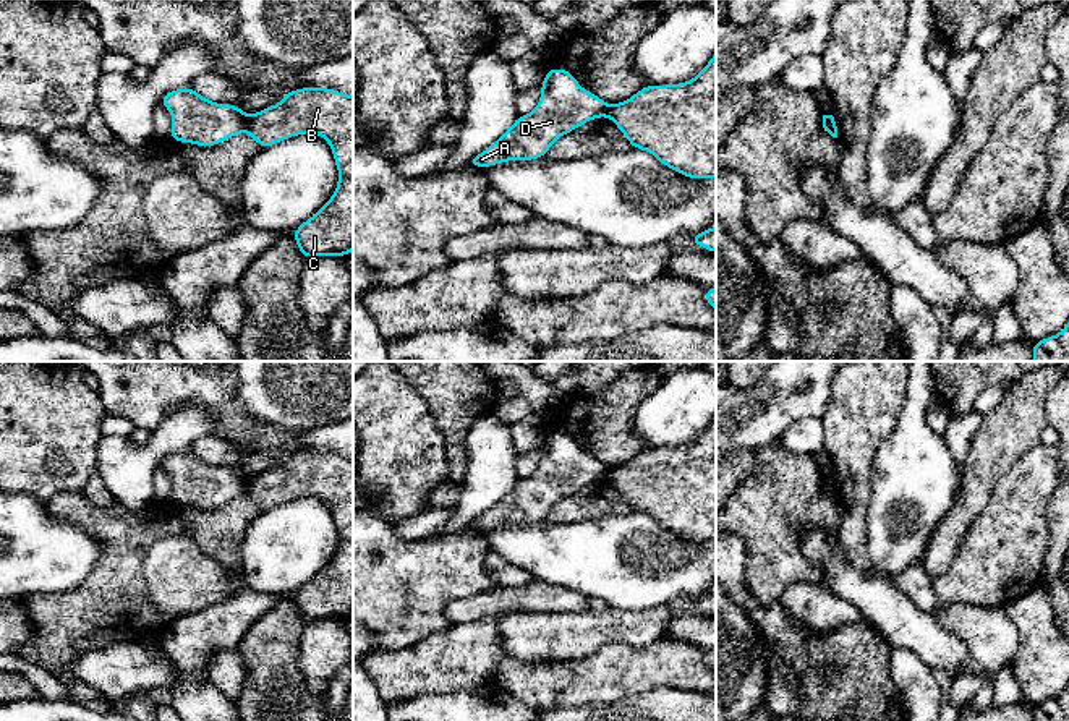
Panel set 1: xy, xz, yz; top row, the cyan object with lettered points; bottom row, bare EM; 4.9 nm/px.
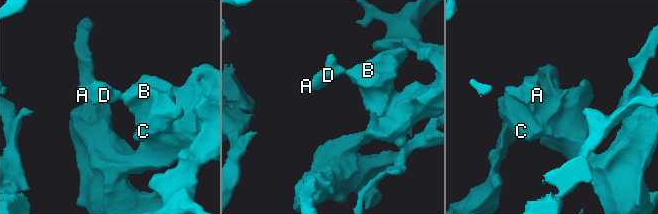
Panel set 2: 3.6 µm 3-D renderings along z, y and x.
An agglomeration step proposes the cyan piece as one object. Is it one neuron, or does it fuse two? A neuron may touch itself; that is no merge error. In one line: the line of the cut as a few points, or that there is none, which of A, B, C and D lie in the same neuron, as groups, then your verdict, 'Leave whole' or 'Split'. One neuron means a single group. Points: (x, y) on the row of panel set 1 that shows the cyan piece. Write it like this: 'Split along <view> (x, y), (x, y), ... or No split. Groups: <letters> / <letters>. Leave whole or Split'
Split along xy (247, 115), (243, 130). Groups: A D / B C. Split

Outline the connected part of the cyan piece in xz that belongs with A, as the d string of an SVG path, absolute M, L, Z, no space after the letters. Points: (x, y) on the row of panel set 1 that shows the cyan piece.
M549 68L539 89L536 109L518 115L513 125L486 151L473 156L468 165L479 169L544 157L560 136L607 113L607 104L583 89L564 68Z

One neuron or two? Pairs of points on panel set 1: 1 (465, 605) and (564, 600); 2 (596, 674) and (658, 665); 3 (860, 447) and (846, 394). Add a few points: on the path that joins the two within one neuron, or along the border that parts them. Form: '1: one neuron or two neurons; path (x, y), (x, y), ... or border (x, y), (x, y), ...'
1: one neuron; path (489, 605), (499, 600), (540, 600)
2: one neuron; path (611, 674), (621, 669), (643, 668)
3: one neuron; path (856, 435), (856, 407)

